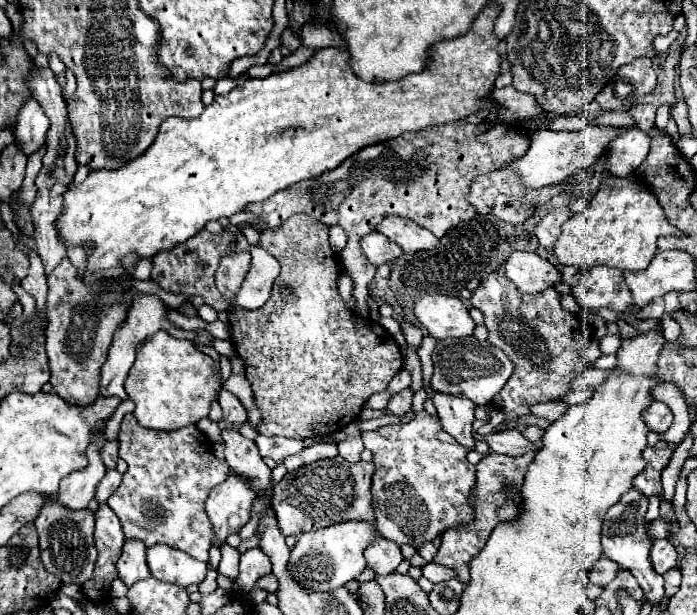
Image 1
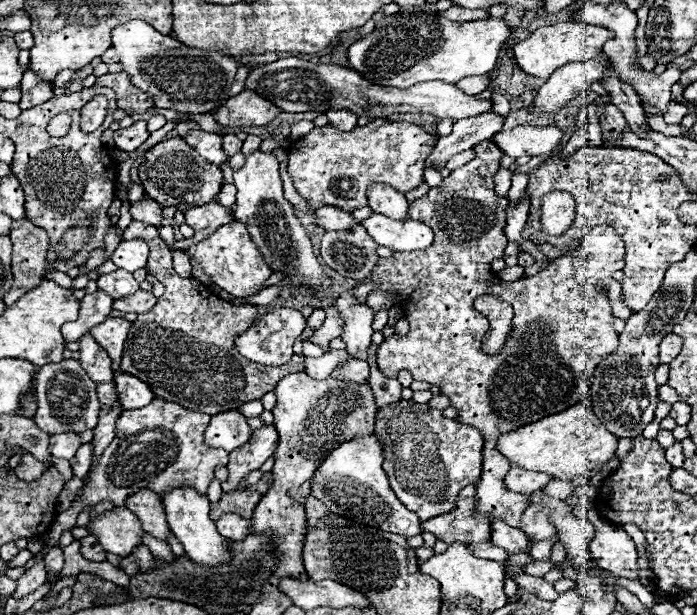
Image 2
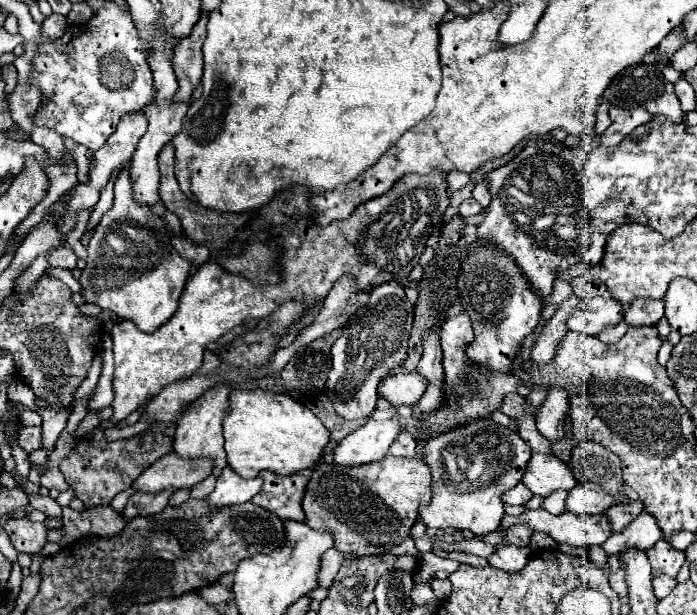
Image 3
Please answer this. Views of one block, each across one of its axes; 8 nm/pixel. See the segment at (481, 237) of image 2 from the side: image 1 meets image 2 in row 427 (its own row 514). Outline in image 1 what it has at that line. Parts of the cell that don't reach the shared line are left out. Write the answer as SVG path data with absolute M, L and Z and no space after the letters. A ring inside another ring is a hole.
M538 450L528 452L524 456L506 456L498 452L490 452L484 456L478 466L476 466L476 486L470 496L470 506L474 508L474 520L470 524L460 524L458 528L450 528L450 532L442 534L442 544L434 556L436 564L448 566L456 572L456 580L462 580L462 584L470 582L470 560L486 546L486 540L490 538L490 532L502 524L502 522L512 522L518 518L522 512L522 484L524 484L524 474L530 462L534 460L534 454Z

